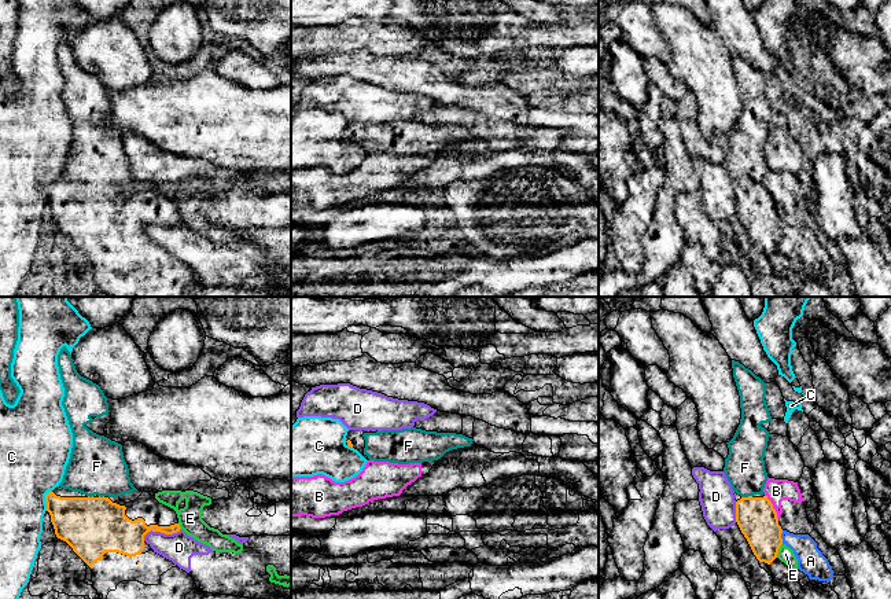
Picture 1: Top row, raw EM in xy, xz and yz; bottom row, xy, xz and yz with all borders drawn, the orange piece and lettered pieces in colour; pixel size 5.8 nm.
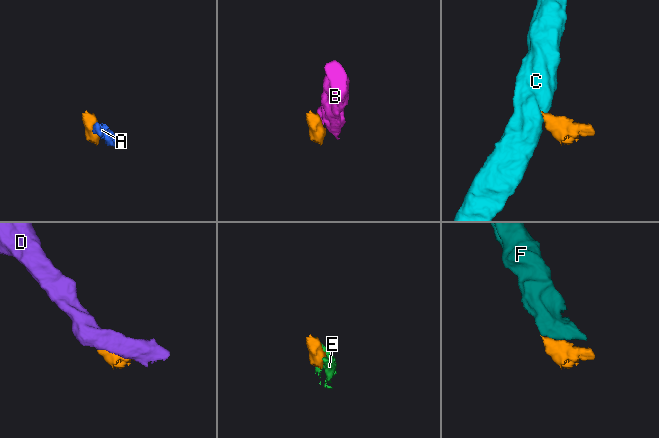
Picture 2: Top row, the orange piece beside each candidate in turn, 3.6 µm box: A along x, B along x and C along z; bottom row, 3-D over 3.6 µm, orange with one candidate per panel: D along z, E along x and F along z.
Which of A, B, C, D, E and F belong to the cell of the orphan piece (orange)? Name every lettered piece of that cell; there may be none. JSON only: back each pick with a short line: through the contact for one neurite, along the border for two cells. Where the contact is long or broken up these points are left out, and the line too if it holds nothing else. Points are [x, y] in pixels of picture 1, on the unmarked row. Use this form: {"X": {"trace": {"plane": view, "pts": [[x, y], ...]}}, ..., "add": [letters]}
{"add": ["F"]}

